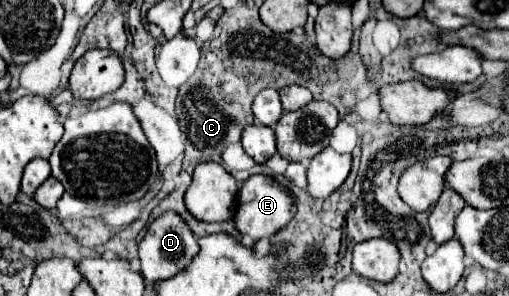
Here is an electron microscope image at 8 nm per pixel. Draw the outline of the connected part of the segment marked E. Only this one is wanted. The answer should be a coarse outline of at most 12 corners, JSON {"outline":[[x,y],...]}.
{"outline":[[272,176],[242,184],[234,222],[252,240],[294,218],[294,198]]}

